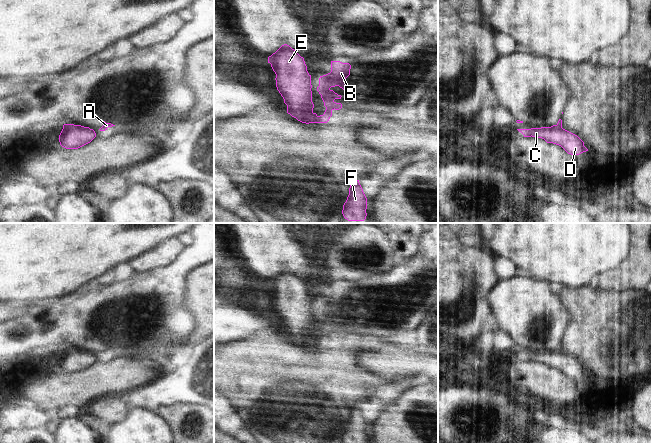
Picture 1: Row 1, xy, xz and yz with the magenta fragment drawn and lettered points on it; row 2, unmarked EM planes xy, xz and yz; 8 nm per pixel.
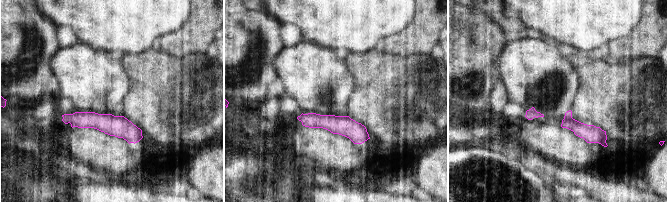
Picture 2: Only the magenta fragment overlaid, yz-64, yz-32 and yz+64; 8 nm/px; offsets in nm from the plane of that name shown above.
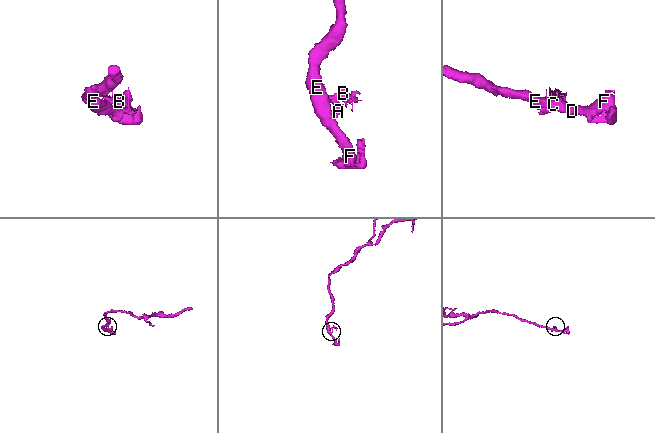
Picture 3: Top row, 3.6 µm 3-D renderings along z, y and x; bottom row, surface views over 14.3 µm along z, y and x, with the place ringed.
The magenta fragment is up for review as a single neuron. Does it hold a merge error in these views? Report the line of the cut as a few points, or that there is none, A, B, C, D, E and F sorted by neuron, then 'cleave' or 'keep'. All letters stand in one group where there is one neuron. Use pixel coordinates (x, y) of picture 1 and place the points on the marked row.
xz (312, 111), (310, 122) | A B / C D E F | cleave

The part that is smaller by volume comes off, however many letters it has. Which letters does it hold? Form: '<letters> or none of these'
A, B

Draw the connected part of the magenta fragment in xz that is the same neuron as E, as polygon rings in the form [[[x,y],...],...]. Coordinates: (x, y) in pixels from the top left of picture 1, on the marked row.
[[[284,44],[268,57],[268,63],[276,74],[276,87],[287,105],[287,113],[302,123],[311,123],[311,75],[304,58]]]

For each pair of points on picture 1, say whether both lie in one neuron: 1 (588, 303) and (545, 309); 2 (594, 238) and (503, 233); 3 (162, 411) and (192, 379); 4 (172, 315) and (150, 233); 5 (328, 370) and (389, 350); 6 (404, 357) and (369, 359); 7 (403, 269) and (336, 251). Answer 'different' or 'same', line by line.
1: different
2: same
3: different
4: different
5: different
6: same
7: different

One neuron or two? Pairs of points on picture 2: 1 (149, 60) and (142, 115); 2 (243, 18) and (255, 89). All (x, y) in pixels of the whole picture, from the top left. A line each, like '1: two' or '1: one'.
1: one
2: one

